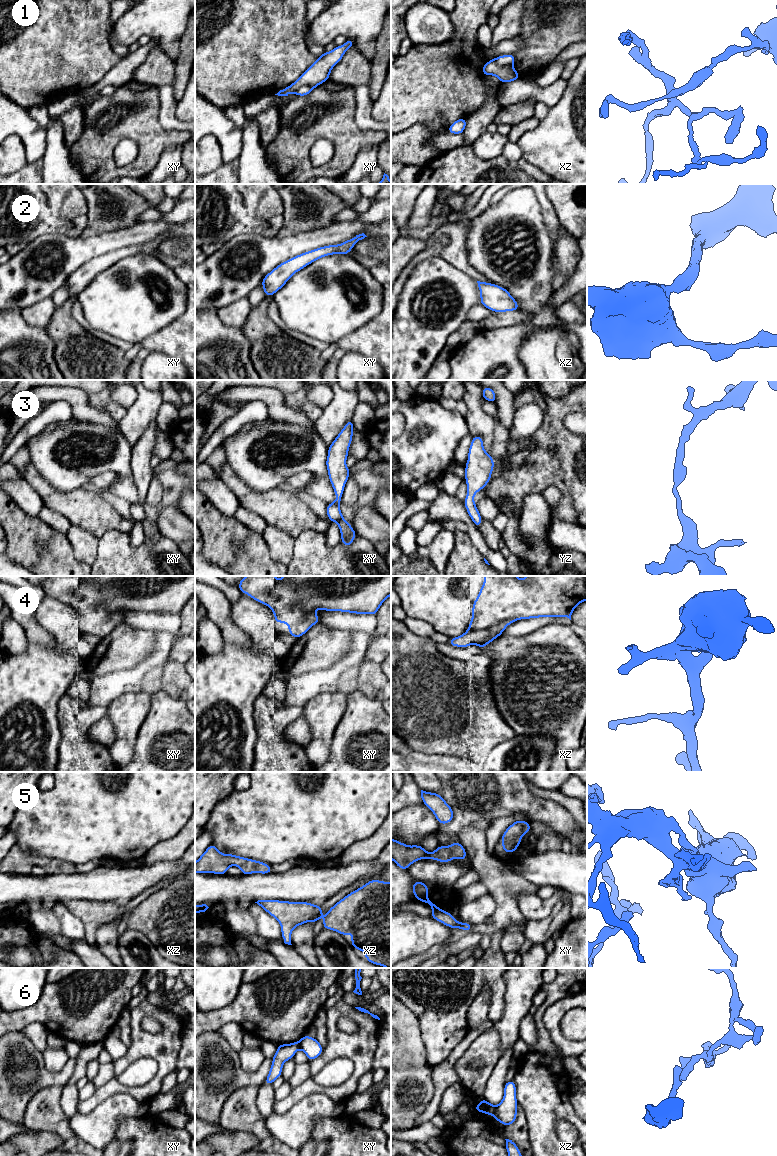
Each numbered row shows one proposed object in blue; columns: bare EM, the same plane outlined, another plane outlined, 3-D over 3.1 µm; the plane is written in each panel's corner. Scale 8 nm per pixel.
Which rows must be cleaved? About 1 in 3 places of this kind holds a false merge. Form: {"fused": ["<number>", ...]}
{"fused": ["1", "6"]}

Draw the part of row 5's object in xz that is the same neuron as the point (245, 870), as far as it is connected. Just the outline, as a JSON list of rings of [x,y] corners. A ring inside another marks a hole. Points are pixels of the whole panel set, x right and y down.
[[[211,844],[195,862],[195,873],[225,875],[230,866],[238,866],[242,875],[272,872],[271,865],[234,854],[222,854],[214,844]]]

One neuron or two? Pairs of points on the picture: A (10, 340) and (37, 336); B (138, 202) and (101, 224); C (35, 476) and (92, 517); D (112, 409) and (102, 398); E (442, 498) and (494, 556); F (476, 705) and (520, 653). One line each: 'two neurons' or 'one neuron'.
A: one neuron
B: one neuron
C: one neuron
D: one neuron
E: one neuron
F: two neurons

